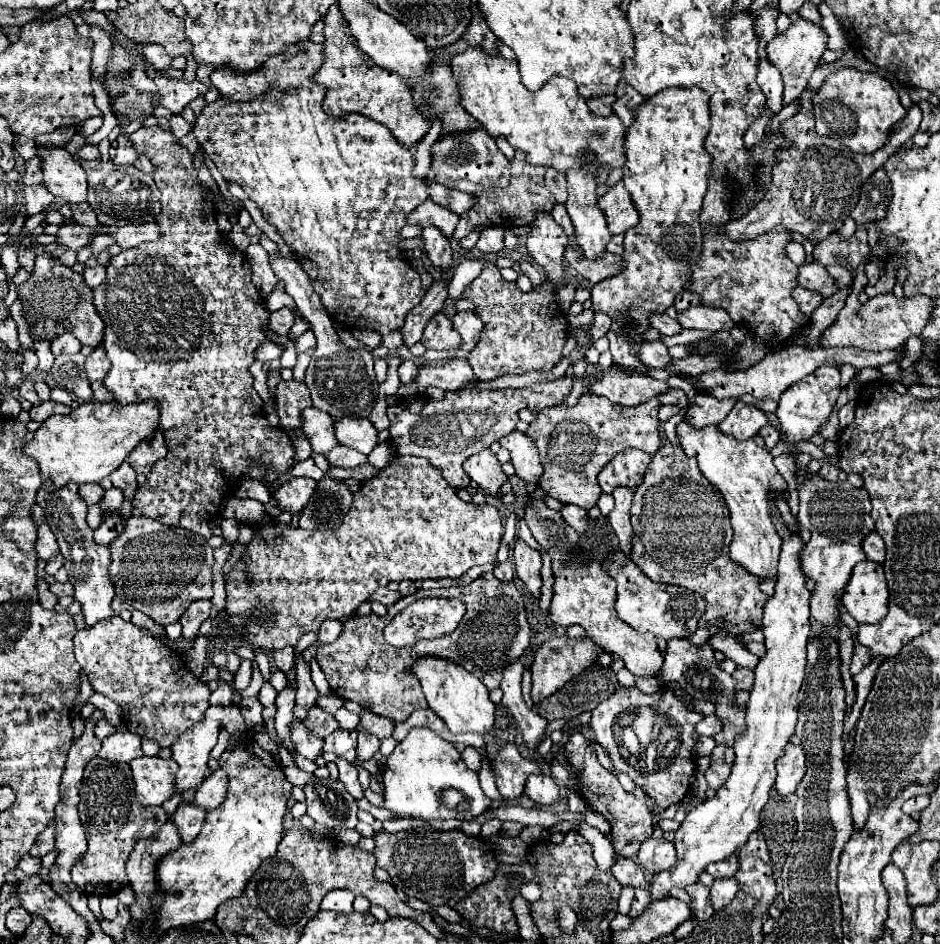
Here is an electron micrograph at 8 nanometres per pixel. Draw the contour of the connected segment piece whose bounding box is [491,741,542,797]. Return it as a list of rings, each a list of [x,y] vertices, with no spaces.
[[[507,741],[497,757],[491,759],[491,771],[495,773],[495,785],[503,797],[521,797],[527,777],[542,772],[535,761],[519,753],[513,741]]]

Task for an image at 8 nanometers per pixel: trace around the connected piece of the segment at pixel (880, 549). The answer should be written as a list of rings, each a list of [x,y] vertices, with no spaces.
[[[877,531],[869,533],[863,543],[861,543],[865,555],[869,561],[875,561],[875,563],[883,563],[885,561],[885,545],[883,545],[883,539],[879,537]]]

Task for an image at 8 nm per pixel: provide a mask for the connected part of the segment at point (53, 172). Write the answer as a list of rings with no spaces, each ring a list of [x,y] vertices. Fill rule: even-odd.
[[[61,147],[39,149],[43,157],[43,175],[45,187],[55,195],[67,201],[69,205],[87,201],[87,177],[83,167]]]

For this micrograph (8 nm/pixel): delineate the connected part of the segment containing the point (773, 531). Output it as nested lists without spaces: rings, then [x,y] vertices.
[[[681,421],[677,425],[677,437],[687,451],[687,455],[697,457],[701,473],[723,493],[727,507],[731,511],[733,541],[731,541],[731,561],[747,569],[747,573],[763,579],[777,579],[777,559],[781,551],[781,537],[769,515],[769,507],[775,505],[783,523],[791,533],[799,531],[799,523],[787,505],[787,483],[773,465],[773,455],[765,447],[765,441],[757,435],[753,439],[737,441],[731,435],[723,435],[715,425],[695,429]]]

